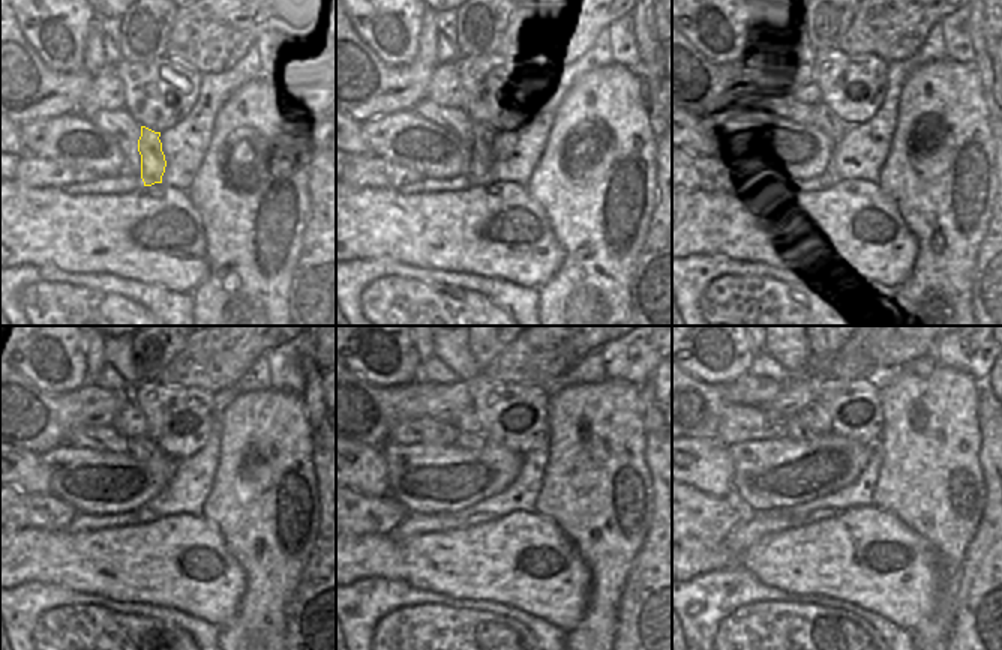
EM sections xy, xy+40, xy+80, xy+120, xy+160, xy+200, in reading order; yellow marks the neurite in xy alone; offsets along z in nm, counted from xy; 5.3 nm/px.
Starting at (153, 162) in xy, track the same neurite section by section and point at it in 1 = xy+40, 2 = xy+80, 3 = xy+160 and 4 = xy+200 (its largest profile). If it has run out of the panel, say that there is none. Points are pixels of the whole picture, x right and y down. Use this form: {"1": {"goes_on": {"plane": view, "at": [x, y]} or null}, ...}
{"1": {"goes_on": {"plane": "xy+40", "at": [482, 134]}}, "2": {"goes_on": {"plane": "xy+80", "at": [816, 120]}}, "3": {"goes_on": {"plane": "xy+160", "at": [467, 440]}}, "4": {"goes_on": {"plane": "xy+200", "at": [795, 430]}}}

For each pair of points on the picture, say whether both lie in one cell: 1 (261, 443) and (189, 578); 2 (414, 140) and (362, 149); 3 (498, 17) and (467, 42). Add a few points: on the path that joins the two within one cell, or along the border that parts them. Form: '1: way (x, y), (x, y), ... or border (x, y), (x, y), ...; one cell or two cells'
1: border (201, 515), (236, 559); two cells
2: border (359, 123), (359, 135), (372, 155); two cells
3: way (491, 18), (474, 35); one cell

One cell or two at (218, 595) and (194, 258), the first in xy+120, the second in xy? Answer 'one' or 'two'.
one

